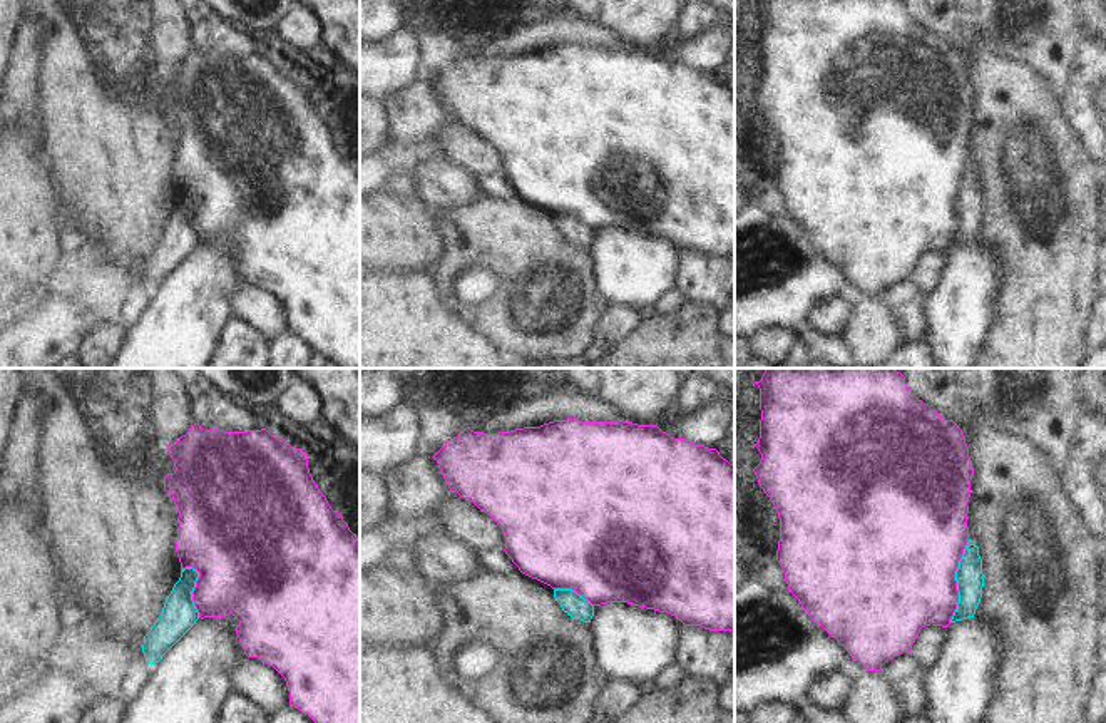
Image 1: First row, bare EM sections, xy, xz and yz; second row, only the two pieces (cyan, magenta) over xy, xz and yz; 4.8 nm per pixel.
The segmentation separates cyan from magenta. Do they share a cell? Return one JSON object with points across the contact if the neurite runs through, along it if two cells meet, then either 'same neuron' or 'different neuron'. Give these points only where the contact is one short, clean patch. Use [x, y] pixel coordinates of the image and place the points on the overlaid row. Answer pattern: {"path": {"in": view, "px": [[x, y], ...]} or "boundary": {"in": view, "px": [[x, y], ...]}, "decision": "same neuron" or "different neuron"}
{"decision": "different neuron"}

